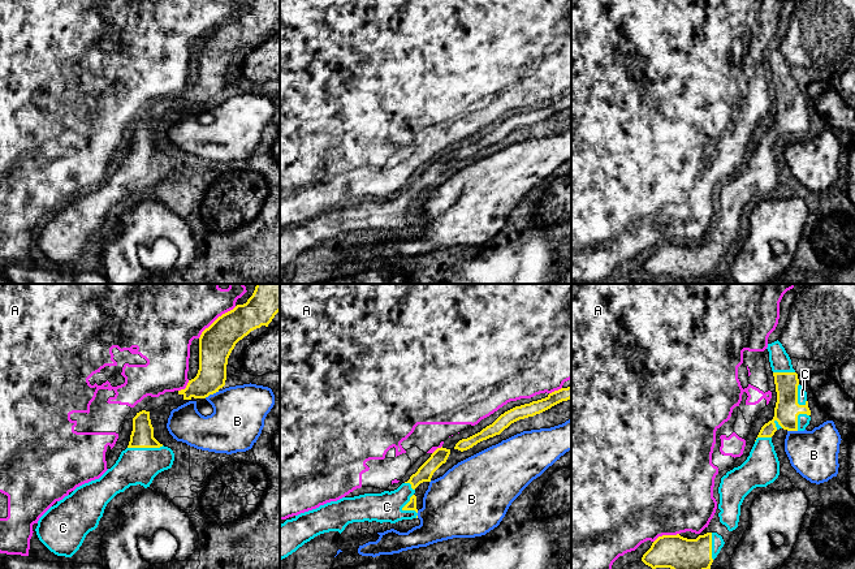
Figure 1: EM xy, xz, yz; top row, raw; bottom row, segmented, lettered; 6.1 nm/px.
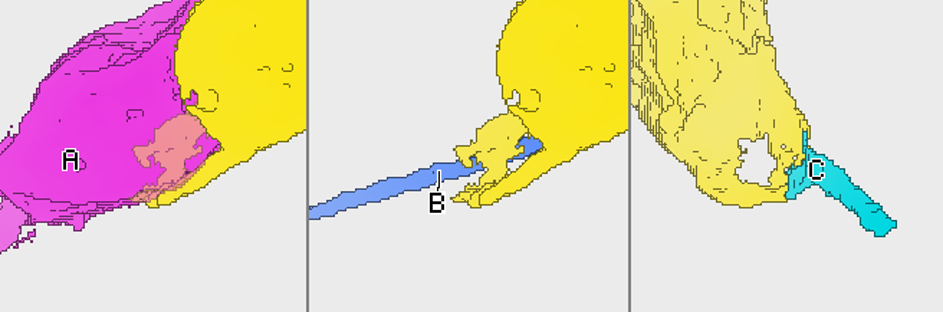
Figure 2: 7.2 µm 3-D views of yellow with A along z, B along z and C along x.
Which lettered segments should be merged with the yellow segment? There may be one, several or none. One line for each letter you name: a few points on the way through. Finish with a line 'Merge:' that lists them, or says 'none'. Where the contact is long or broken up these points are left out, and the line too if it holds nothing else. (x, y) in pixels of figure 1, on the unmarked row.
Merge: C

